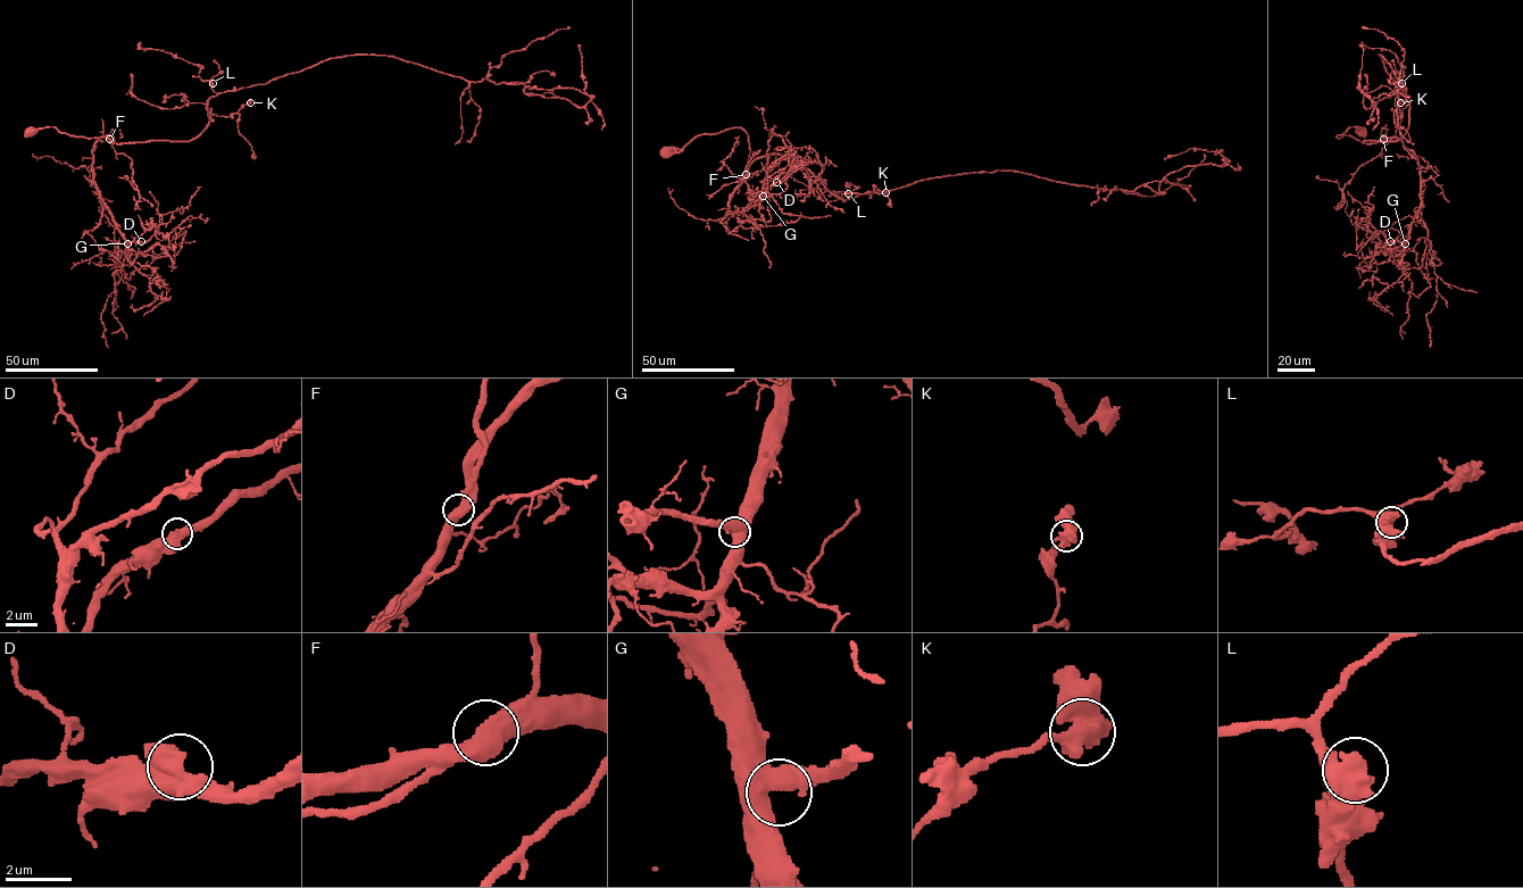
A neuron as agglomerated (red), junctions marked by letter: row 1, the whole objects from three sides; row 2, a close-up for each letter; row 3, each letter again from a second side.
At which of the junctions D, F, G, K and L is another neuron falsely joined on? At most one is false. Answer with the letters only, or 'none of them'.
none of them

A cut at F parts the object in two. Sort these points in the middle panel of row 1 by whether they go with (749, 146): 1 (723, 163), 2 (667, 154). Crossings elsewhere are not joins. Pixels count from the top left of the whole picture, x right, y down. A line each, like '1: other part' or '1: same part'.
1: other part
2: same part

